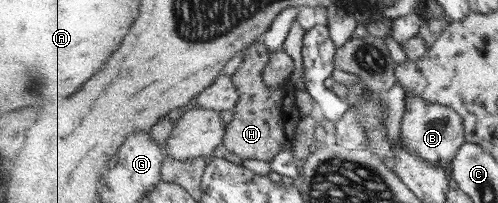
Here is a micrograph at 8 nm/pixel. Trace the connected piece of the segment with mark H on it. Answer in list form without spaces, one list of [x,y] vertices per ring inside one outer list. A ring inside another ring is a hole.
[[[261,39],[243,52],[243,64],[232,75],[238,88],[240,101],[233,110],[233,120],[226,127],[224,147],[239,158],[264,160],[268,163],[281,154],[287,143],[295,143],[295,129],[302,121],[297,107],[297,97],[291,83],[269,87],[263,73],[270,62],[272,52],[265,48]]]

